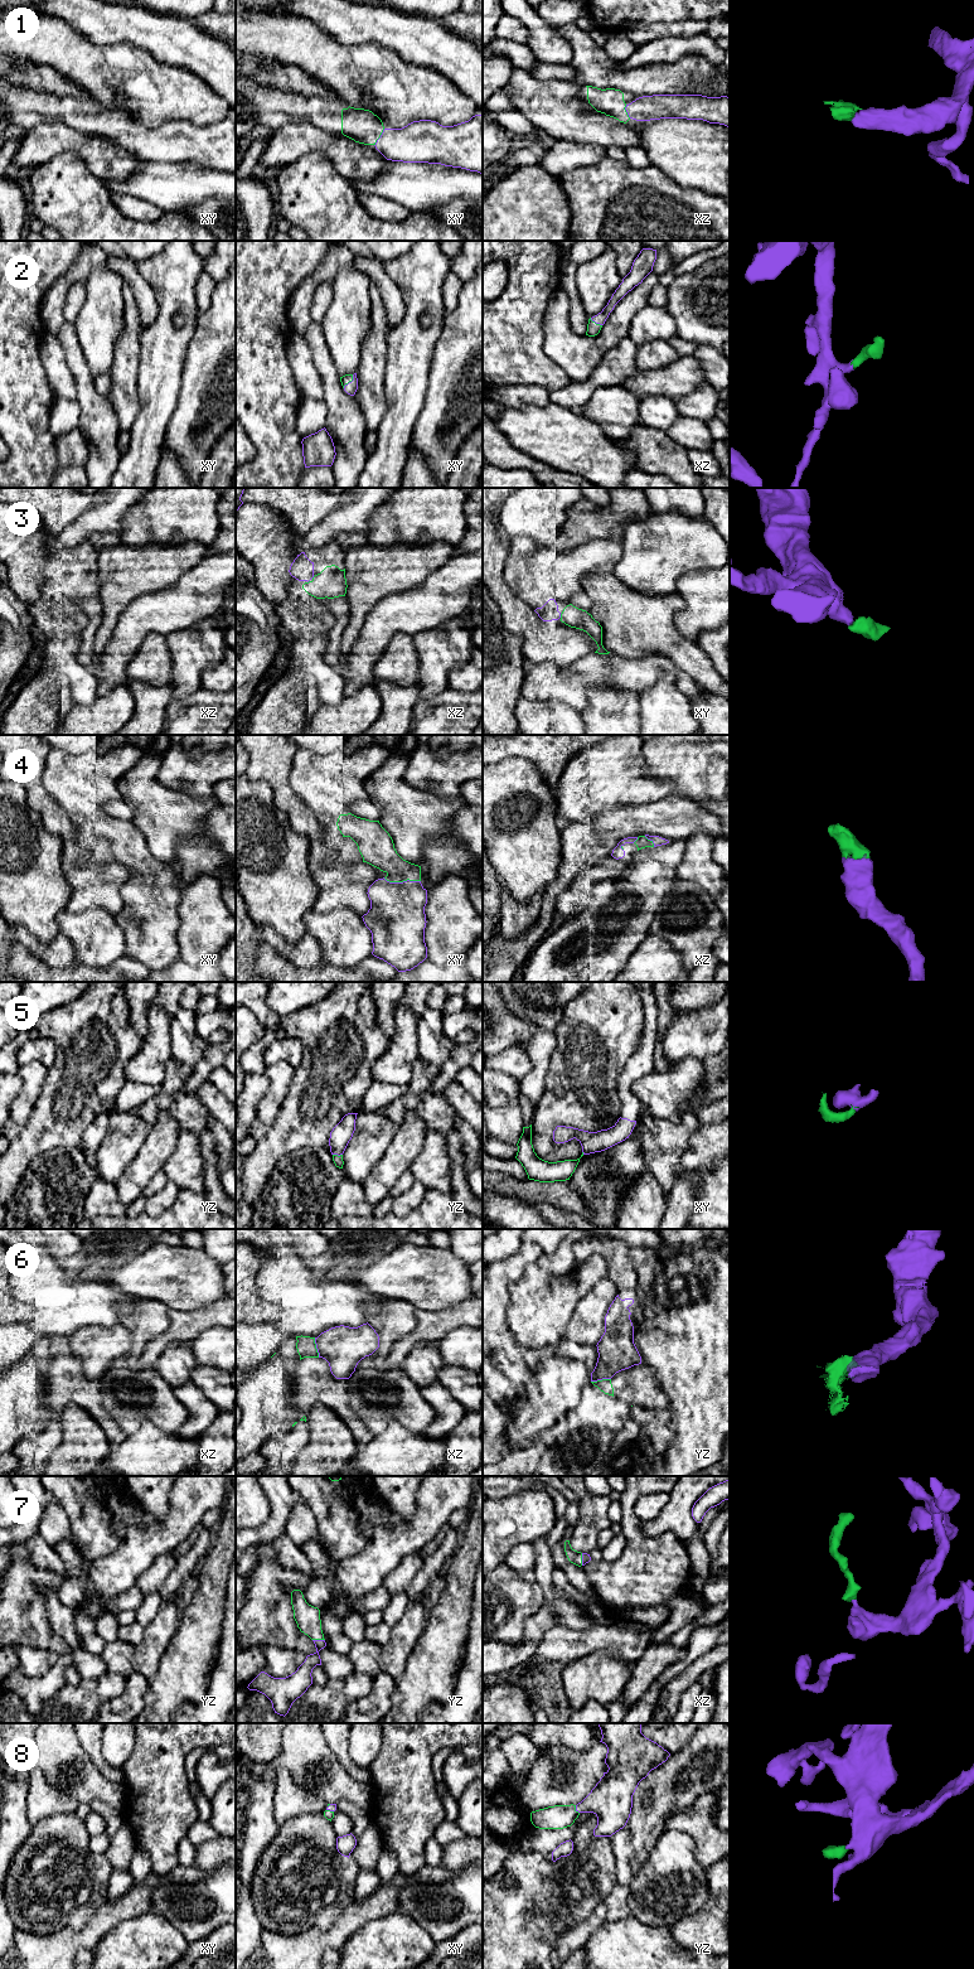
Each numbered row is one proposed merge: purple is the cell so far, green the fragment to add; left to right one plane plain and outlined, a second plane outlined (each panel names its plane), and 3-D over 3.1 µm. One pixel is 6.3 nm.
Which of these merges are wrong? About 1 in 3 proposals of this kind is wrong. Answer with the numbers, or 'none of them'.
6

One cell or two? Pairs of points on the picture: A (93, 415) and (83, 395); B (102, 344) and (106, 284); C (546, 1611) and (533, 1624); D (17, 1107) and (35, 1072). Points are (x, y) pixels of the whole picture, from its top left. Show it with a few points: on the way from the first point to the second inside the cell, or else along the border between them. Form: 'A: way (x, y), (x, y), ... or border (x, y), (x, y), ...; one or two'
A: way (93, 410), (93, 405), (88, 400); one
B: way (102, 329), (105, 299); one
C: way (543, 1614), (536, 1621); one
D: way (25, 1098), (33, 1080); one

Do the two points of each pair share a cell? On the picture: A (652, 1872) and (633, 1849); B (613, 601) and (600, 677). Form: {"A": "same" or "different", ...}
{"A": "different", "B": "different"}

